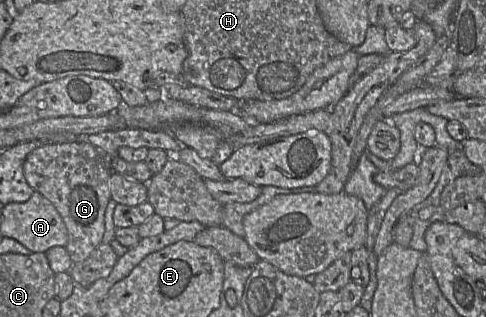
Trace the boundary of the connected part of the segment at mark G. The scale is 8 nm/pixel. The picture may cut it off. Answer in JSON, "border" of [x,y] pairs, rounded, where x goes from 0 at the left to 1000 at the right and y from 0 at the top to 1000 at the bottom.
{"border":[[[179,445],[132,454],[88,454],[62,479],[49,511],[49,555],[72,606],[101,631],[123,672],[138,729],[134,776],[150,833],[175,820],[208,767],[216,732],[216,669],[228,631],[224,498]]]}

